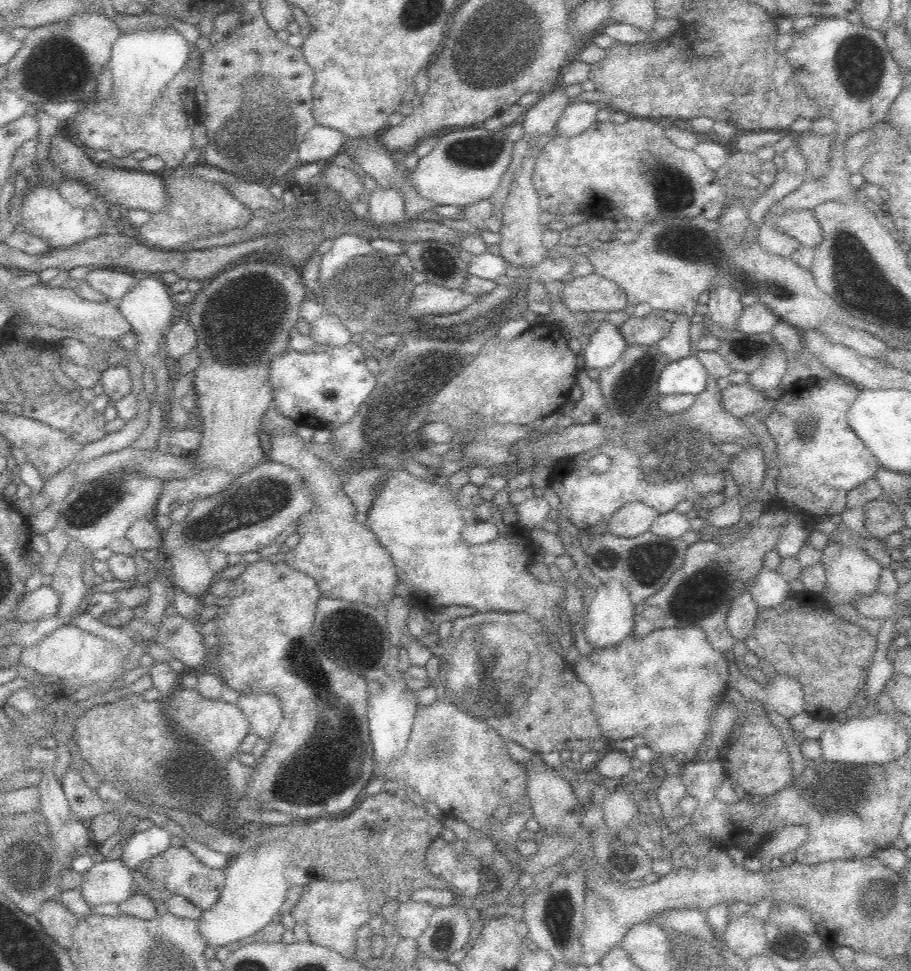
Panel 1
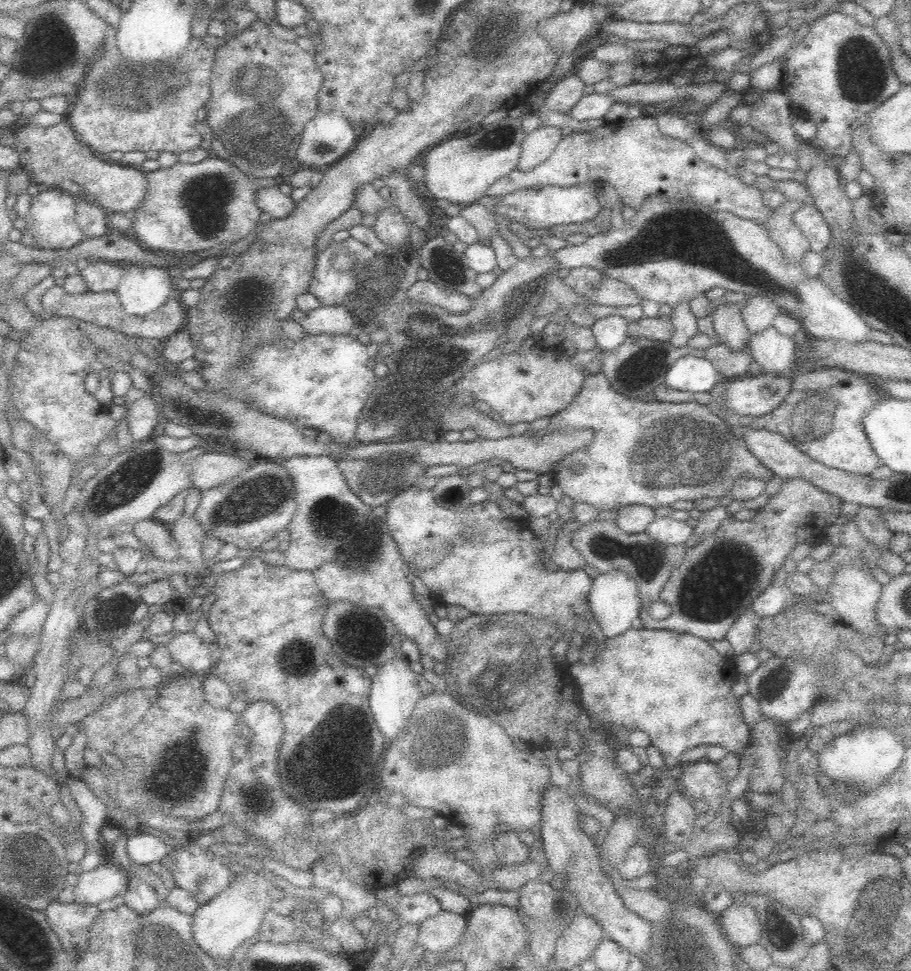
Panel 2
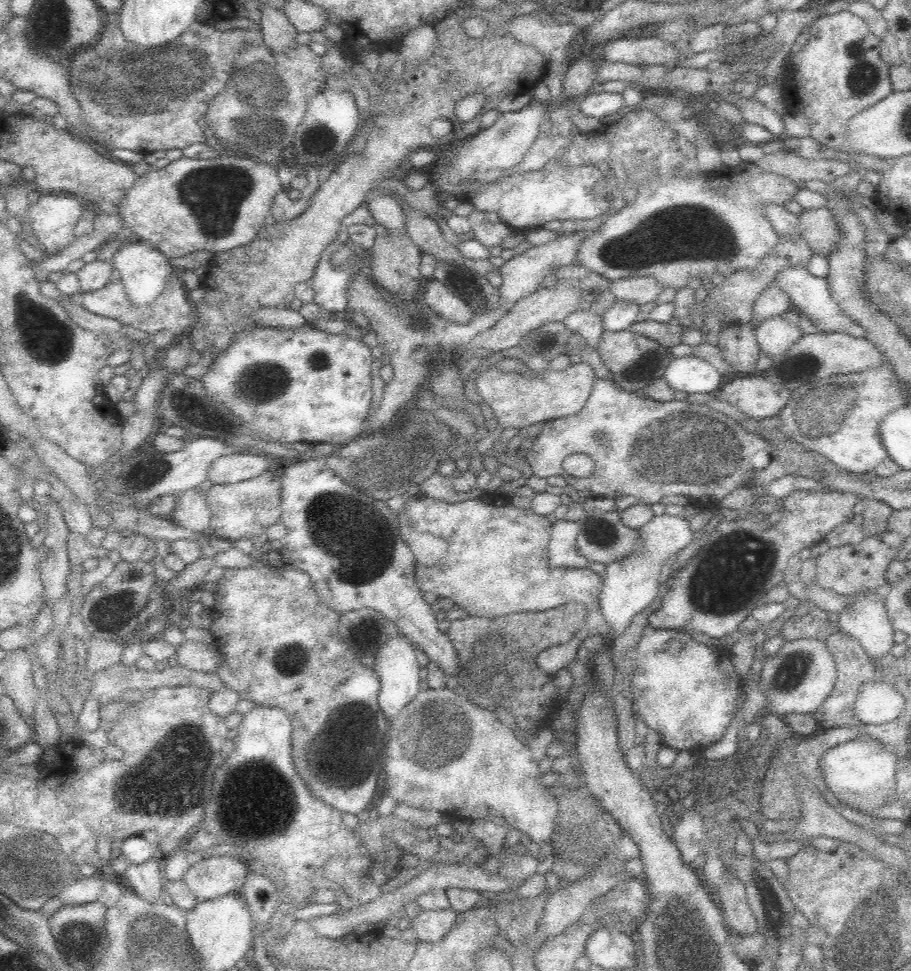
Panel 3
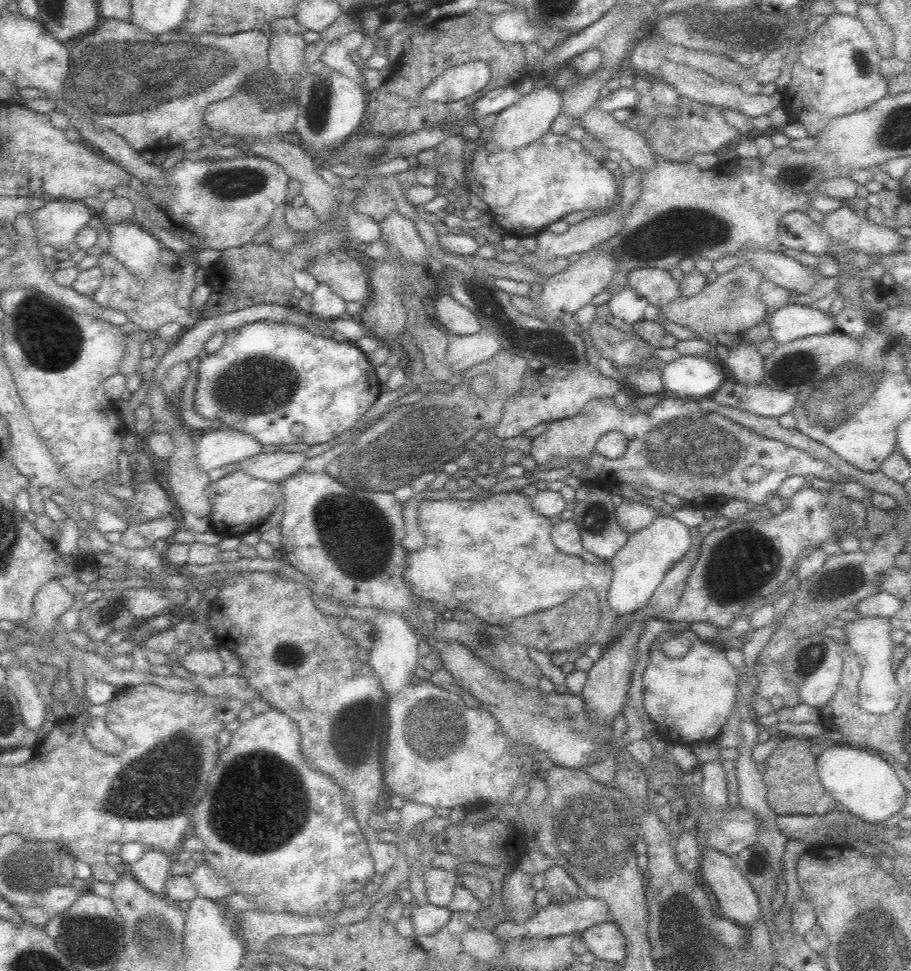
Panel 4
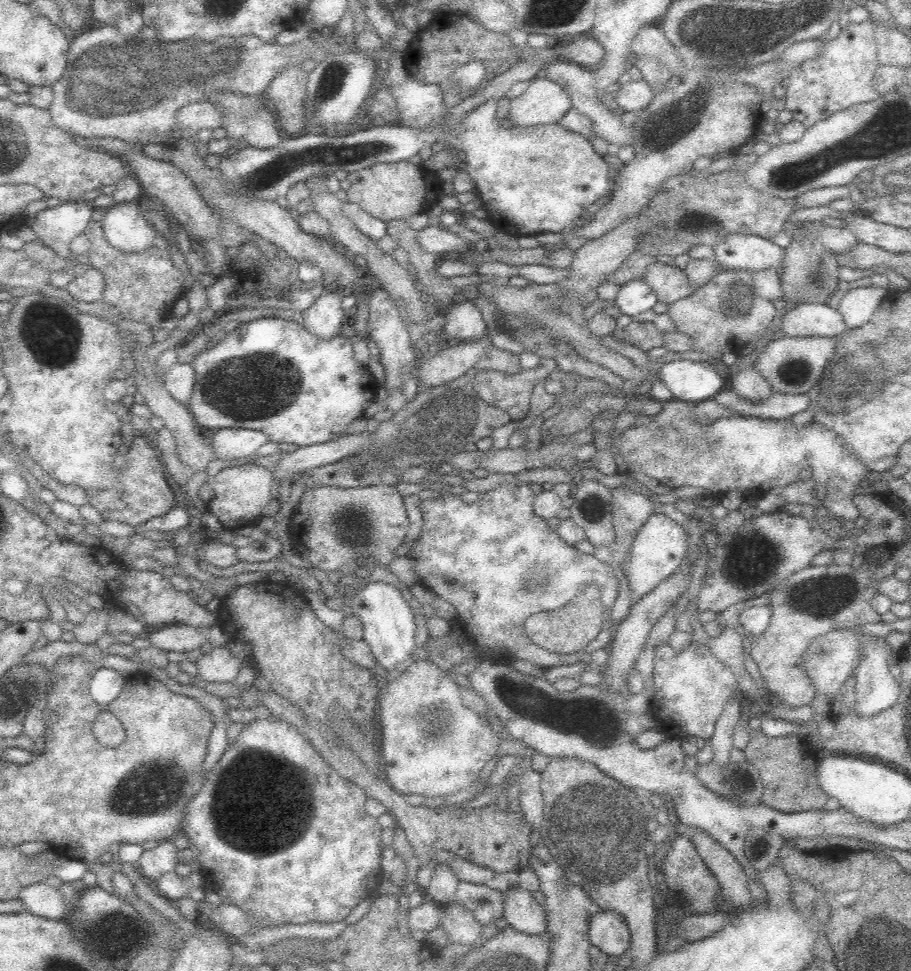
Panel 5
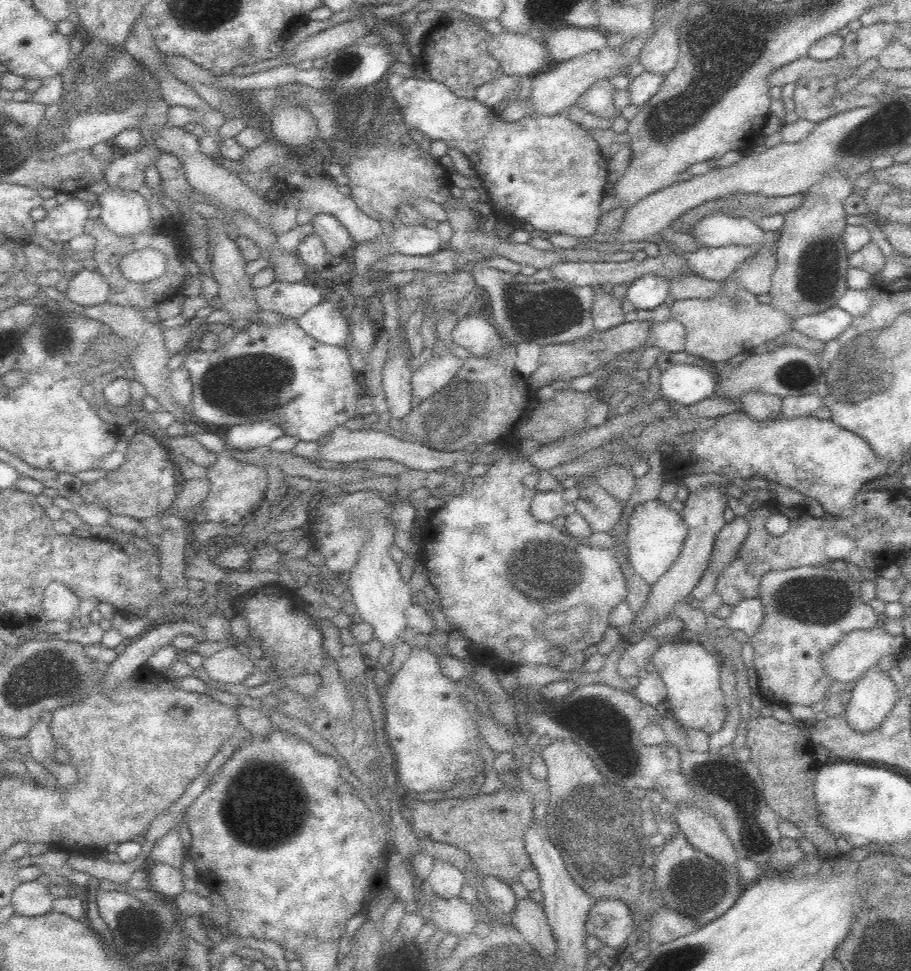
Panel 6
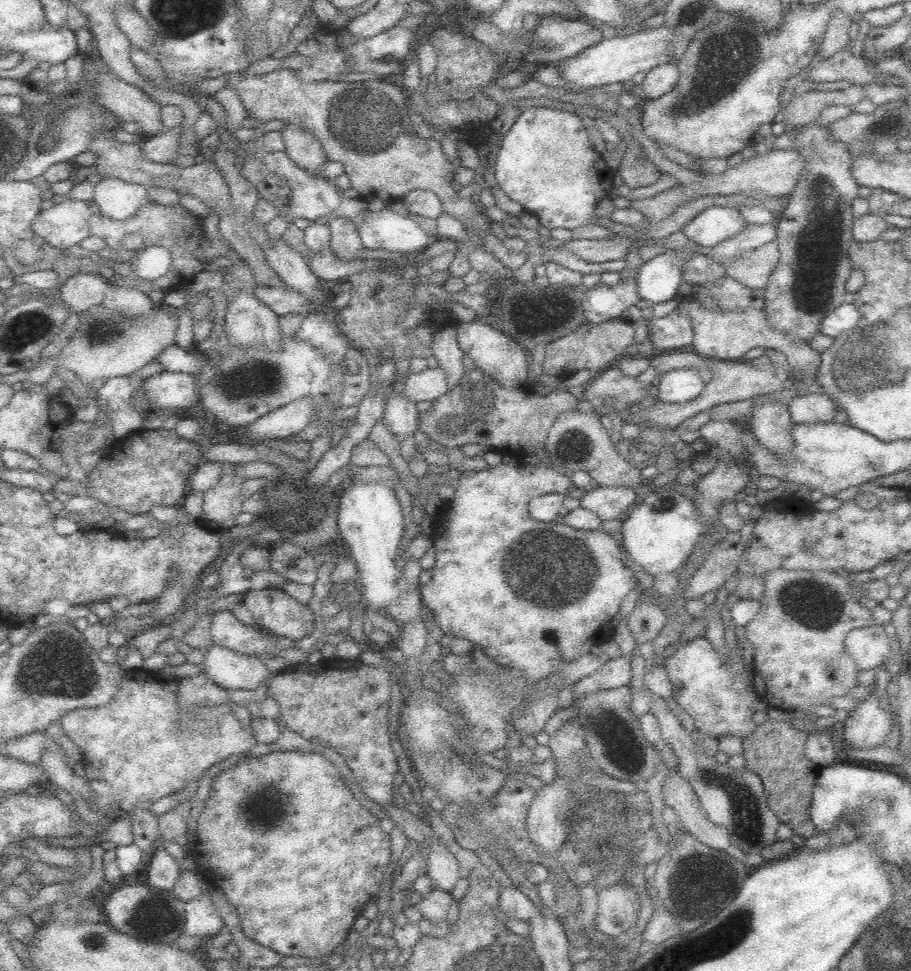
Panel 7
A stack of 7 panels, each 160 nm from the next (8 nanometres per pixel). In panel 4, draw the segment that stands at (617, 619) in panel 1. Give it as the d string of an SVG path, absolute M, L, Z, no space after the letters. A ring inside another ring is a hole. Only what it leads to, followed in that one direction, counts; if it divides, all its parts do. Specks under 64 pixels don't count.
M663 515L656 518L651 526L629 536L627 544L608 562L612 567L608 605L614 614L635 613L648 604L668 570L691 550L692 535L689 531L690 528L679 520Z

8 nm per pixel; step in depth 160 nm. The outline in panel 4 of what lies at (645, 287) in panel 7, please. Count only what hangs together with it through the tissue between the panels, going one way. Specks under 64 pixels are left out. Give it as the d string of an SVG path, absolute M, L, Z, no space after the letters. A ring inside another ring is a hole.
M628 286L618 294L613 294L607 304L609 312L614 318L619 318L632 326L643 318L644 309L648 306L649 301L634 288Z

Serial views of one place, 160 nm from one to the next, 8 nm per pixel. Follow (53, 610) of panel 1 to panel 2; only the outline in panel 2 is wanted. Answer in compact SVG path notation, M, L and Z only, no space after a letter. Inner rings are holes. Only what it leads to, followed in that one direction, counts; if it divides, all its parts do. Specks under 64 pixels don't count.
M36 596L32 604L26 606L7 627L10 635L28 635L33 636L42 633L42 628L50 612L51 604L46 599Z

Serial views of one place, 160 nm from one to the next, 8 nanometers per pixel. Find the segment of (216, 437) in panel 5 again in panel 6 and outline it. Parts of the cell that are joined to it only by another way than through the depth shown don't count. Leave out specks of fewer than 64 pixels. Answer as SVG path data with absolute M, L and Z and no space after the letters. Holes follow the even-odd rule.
M259 420L248 424L236 424L230 428L226 444L228 448L243 451L269 446L273 440L284 435L284 429L272 420Z

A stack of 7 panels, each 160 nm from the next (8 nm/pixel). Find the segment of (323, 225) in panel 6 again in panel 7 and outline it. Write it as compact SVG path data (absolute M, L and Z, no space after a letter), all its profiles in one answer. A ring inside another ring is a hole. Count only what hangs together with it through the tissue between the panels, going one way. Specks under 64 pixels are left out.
M332 216L326 223L330 229L328 250L342 260L359 259L360 250L364 250L364 245L354 221L345 216Z

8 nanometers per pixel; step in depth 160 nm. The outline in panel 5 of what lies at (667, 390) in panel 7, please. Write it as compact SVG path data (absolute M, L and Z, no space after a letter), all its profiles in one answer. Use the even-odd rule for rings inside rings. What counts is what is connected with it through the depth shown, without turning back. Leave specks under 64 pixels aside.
M678 359L673 362L664 363L661 366L660 373L656 380L664 382L664 384L672 392L672 398L684 400L688 403L697 403L706 399L713 398L718 394L720 388L724 386L725 375L718 373L716 366L705 366L704 362L692 361L690 359Z

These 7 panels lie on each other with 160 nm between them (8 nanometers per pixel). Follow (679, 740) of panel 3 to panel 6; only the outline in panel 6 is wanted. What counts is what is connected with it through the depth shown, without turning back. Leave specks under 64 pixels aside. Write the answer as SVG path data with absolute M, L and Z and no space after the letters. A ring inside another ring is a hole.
M668 638L650 661L664 681L666 701L671 706L673 718L685 731L693 728L709 735L722 728L727 712L721 689L720 658L715 652L706 650L697 639L673 642Z

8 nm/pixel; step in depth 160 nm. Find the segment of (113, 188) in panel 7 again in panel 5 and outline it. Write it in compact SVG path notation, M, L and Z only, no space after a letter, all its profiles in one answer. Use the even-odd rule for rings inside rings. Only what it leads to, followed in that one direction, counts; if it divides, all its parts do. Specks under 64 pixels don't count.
M138 200L112 203L103 211L101 225L106 241L124 253L139 253L155 245L158 234L144 216Z

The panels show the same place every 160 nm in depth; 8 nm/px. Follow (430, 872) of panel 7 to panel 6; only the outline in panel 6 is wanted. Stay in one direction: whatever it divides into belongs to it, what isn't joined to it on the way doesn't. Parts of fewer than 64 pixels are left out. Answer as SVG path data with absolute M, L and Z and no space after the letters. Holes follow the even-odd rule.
M440 859L434 861L427 880L432 886L435 896L443 899L460 897L460 889L466 883L462 871L453 864Z

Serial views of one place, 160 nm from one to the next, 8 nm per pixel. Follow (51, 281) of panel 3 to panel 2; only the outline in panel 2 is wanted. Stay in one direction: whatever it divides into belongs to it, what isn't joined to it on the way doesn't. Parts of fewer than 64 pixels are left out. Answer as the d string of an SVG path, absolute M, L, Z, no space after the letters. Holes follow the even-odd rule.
M58 282L46 291L42 296L41 311L46 315L58 315L63 317L70 317L77 322L88 322L92 325L100 327L110 327L124 335L134 337L138 341L150 340L157 345L164 342L169 336L172 336L178 330L181 330L186 322L186 307L178 298L169 298L167 303L164 303L159 309L139 317L128 314L120 303L117 293L114 292L100 292L94 293L91 291L84 292L84 294L67 294Z

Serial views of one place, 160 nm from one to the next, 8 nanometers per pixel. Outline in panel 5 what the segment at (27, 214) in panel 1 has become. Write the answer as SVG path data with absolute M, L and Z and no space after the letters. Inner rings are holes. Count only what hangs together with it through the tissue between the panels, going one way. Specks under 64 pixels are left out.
M85 198L78 202L64 202L36 214L30 228L36 233L36 239L58 256L72 257L70 243L75 236L84 233L93 211L93 205Z

